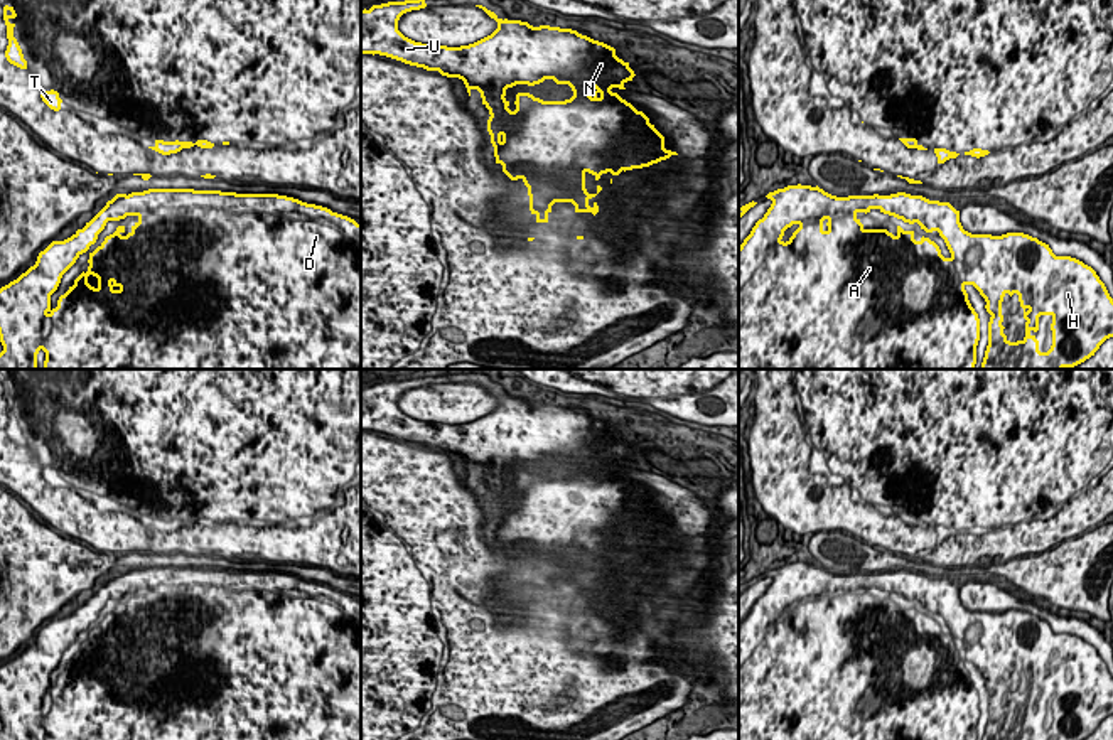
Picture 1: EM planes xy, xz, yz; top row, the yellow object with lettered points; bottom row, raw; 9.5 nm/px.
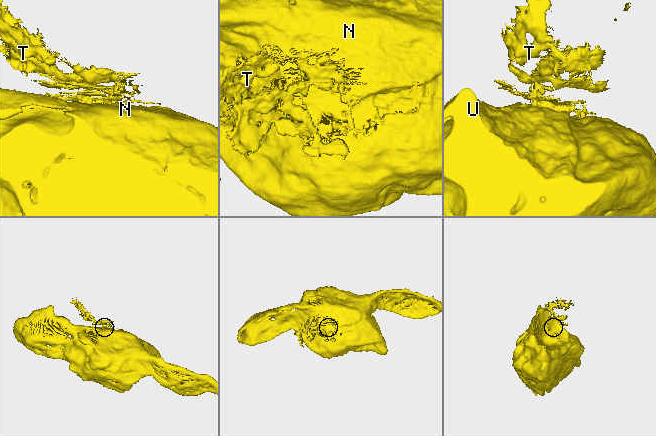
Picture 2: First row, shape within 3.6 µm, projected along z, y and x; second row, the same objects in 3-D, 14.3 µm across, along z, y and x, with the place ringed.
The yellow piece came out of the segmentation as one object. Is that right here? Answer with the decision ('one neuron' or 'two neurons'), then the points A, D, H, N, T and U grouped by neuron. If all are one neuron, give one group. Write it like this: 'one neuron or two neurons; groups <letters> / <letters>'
two neurons; groups A D H N U / T

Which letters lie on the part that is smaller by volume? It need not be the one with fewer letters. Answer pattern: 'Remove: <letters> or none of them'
Remove: T

